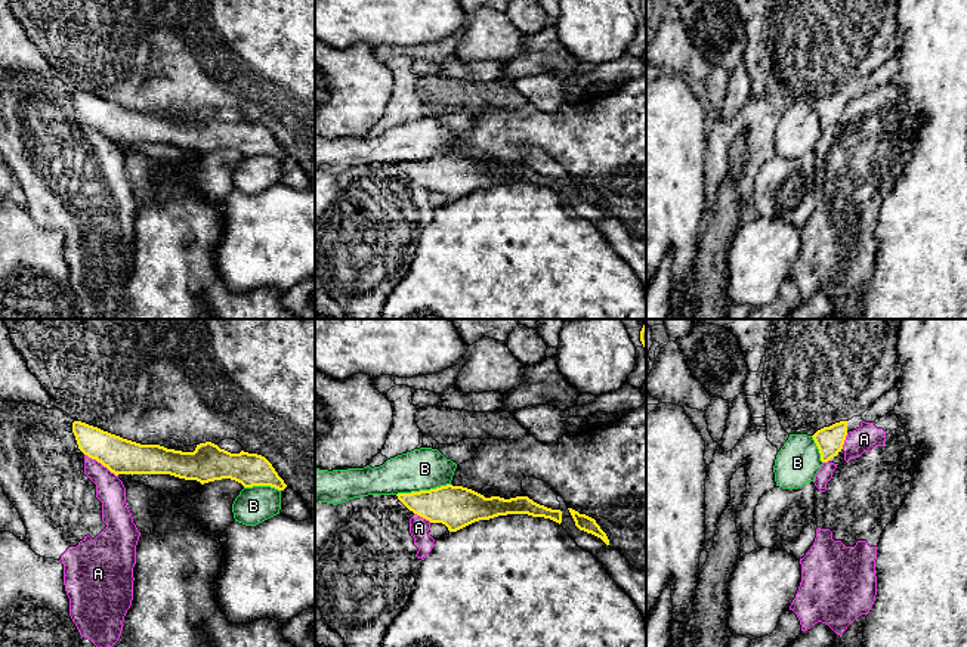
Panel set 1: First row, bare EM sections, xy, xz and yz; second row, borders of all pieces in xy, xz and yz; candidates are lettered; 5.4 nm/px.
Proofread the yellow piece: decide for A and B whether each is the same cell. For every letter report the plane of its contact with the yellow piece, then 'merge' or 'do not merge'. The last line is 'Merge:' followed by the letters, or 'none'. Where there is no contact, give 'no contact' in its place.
A: xy | do not merge
B: xz | do not merge
Merge: none

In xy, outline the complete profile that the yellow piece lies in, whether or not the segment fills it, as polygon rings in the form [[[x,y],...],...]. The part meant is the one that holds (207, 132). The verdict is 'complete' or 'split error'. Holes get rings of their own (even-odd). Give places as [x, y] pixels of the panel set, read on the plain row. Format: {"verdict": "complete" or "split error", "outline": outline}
{"verdict": "complete", "outline": [[[81,90],[72,92],[78,118],[118,143],[170,143],[201,154],[231,148],[244,157],[271,155],[284,160],[287,154],[262,124],[231,123],[211,111],[197,114],[194,121],[140,114]]]}

